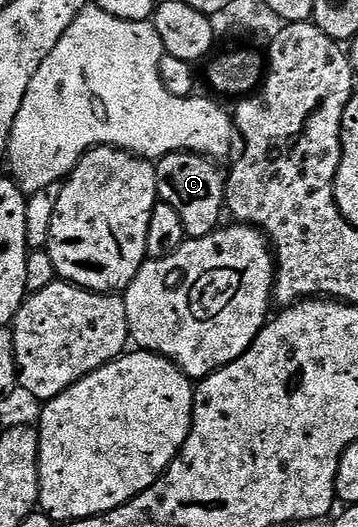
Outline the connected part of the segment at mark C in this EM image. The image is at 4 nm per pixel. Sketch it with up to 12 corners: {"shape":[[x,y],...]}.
{"shape":[[173,152],[154,164],[158,199],[191,240],[223,223],[213,159]]}

